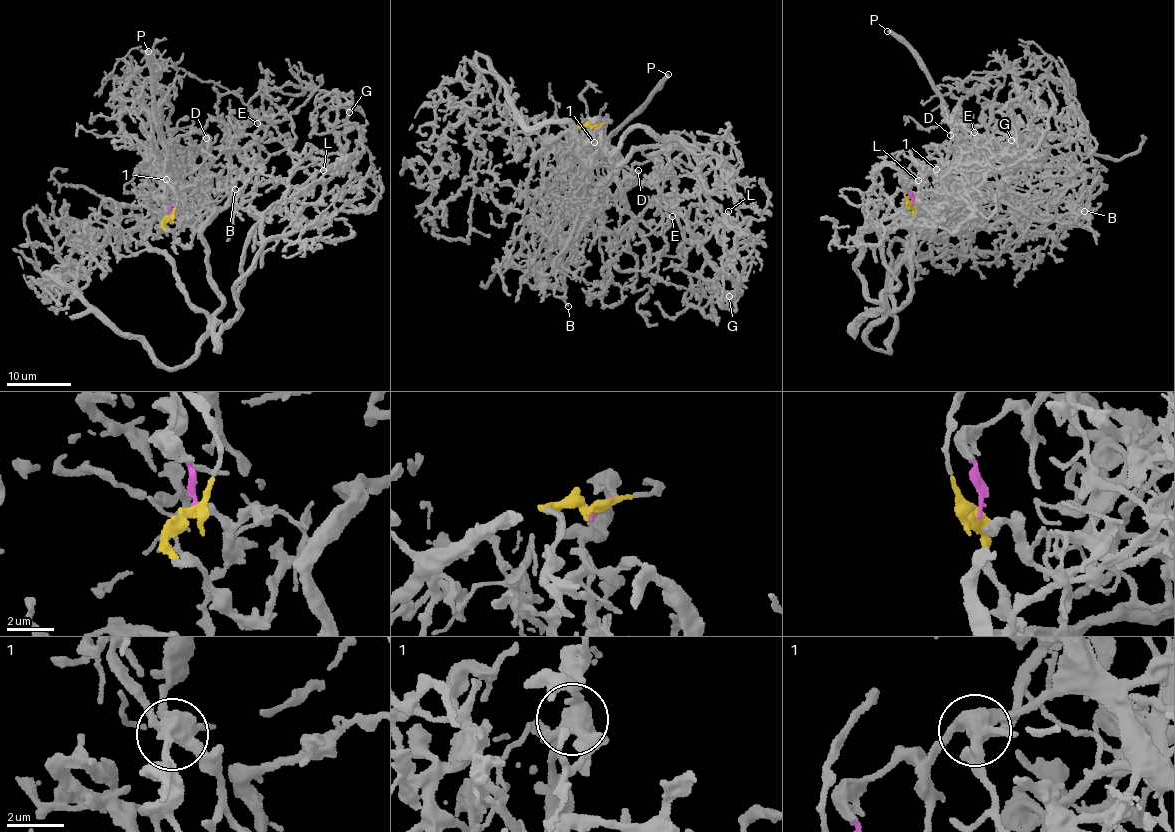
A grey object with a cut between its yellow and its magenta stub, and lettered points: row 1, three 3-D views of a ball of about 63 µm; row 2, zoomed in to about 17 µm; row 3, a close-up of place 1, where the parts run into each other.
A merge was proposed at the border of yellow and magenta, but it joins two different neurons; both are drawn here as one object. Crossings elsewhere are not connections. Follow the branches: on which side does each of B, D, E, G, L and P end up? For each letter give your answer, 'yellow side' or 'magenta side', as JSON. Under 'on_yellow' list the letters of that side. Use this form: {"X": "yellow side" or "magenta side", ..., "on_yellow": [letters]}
{"B": "magenta side", "D": "yellow side", "E": "yellow side", "G": "yellow side", "L": "yellow side", "P": "magenta side", "on_yellow": ["D", "E", "G", "L"]}

